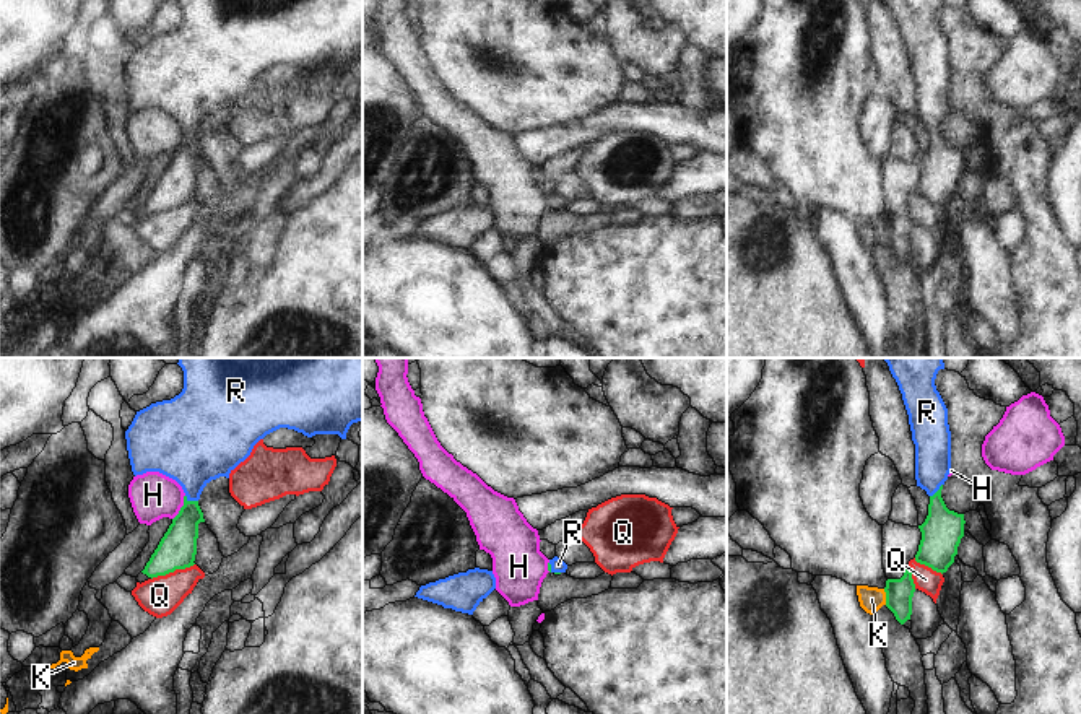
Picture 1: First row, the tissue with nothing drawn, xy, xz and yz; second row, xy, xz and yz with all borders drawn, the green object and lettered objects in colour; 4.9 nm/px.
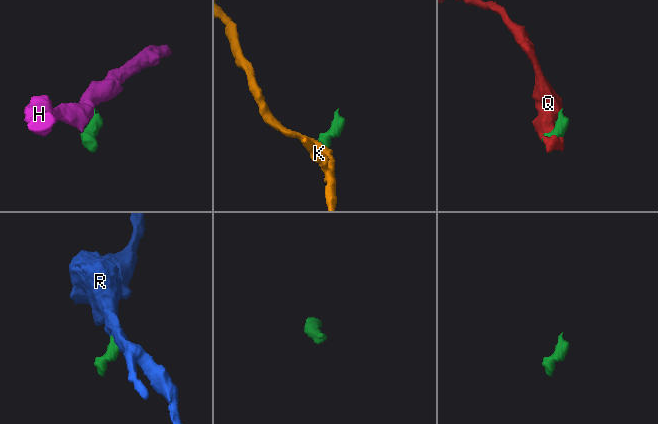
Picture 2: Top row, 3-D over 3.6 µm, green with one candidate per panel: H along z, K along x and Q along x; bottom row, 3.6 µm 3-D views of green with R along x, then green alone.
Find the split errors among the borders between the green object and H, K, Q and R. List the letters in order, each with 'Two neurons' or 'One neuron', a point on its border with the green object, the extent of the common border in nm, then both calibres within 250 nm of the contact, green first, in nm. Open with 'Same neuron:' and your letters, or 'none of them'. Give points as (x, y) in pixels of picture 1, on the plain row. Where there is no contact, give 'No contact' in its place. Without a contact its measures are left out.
Same neuron: R
H: Two neurons. Touches green at xy (181, 143). Shared border 140 nm. Thickness 190 nm (green) against 220 nm
K: Two neurons. Touches green at yz (886, 233). Shared border 80 nm. Thickness 140 nm (green) against 120 nm
Q: Two neurons. Touches green at xy (173, 207). Shared border 240 nm. Thickness 190 nm (green) against 190 nm
R: One neuron. Touches green at xy (191, 137). Shared border 70 nm. Thickness 190 nm (green) against 340 nm

